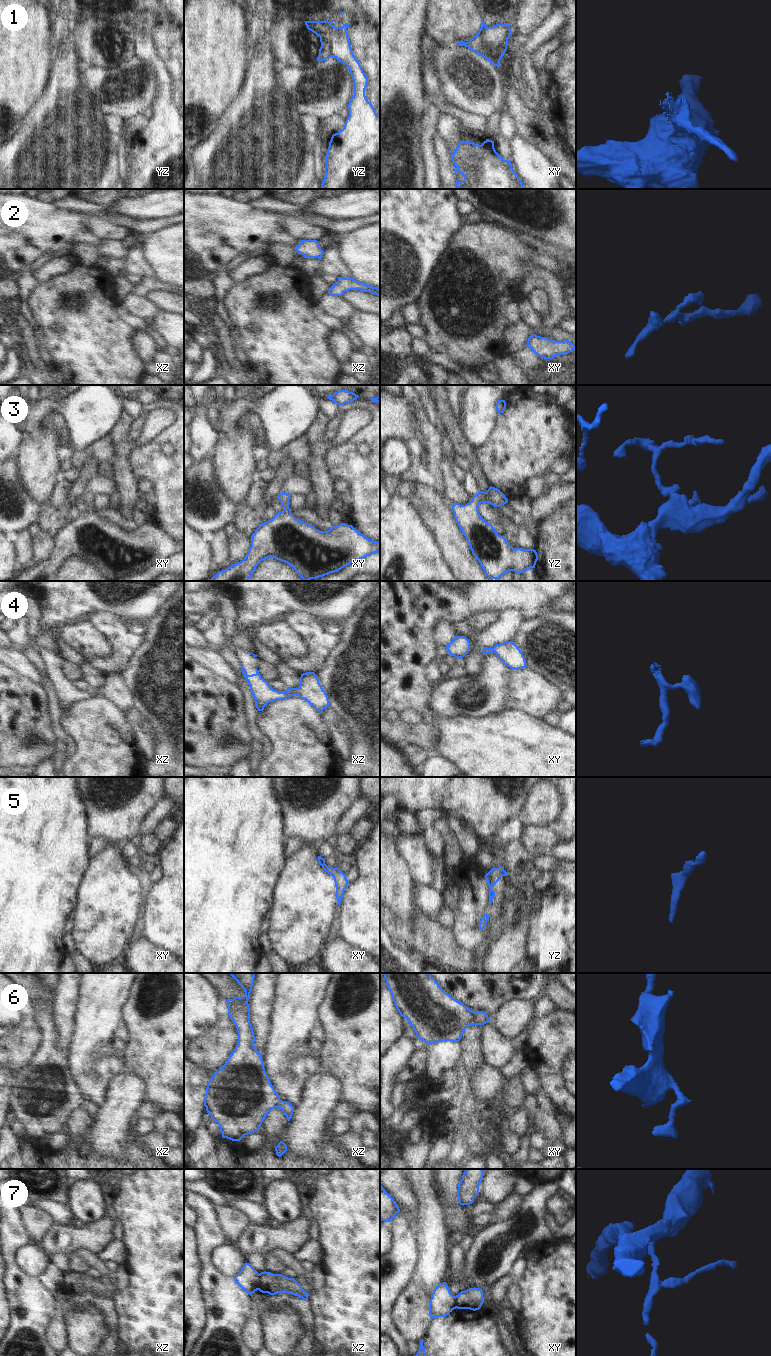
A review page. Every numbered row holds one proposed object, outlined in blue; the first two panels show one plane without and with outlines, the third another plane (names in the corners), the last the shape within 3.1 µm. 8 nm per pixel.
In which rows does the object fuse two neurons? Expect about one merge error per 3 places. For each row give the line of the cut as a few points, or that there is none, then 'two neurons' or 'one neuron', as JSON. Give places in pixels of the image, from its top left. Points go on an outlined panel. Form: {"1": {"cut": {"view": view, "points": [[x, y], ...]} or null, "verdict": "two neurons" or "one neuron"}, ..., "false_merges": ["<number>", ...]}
{"1": {"cut": {"view": "yz", "points": [[347, 23], [343, 30], [330, 33], [333, 56]]}, "verdict": "two neurons"}, "2": {"cut": null, "verdict": "one neuron"}, "3": {"cut": null, "verdict": "one neuron"}, "4": {"cut": null, "verdict": "one neuron"}, "5": {"cut": null, "verdict": "one neuron"}, "6": {"cut": null, "verdict": "one neuron"}, "7": {"cut": {"view": "xz", "points": [[260, 1274], [257, 1289]]}, "verdict": "two neurons"}, "false_merges": ["1", "7"]}

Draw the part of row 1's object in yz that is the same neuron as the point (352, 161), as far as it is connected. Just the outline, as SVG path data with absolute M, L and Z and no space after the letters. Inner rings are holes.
M347 28L331 31L331 53L345 64L351 74L354 95L349 100L349 116L344 128L332 135L325 159L325 176L321 189L380 189L380 115L365 96L368 78L353 54Z

